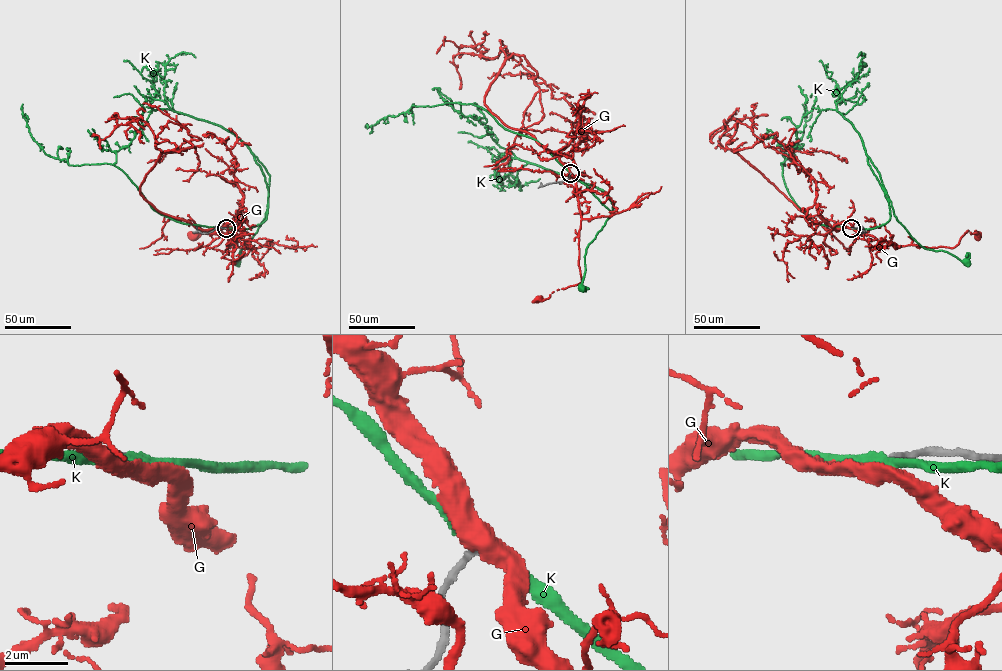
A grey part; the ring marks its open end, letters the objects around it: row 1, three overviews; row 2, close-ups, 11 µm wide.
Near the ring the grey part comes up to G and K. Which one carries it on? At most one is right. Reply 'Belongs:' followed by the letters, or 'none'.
Belongs: G

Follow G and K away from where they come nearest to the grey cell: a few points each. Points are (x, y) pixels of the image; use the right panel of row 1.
G: (852, 228), (898, 246), (953, 247), (967, 230), (977, 235)
K: (852, 228), (873, 229), (890, 218), (868, 156), (894, 215), (911, 236), (923, 247), (966, 262)

